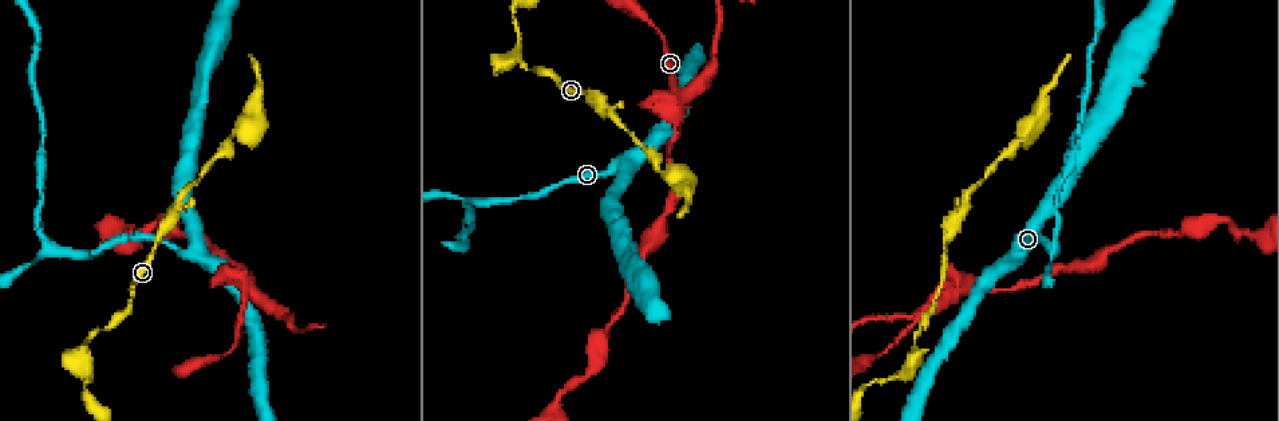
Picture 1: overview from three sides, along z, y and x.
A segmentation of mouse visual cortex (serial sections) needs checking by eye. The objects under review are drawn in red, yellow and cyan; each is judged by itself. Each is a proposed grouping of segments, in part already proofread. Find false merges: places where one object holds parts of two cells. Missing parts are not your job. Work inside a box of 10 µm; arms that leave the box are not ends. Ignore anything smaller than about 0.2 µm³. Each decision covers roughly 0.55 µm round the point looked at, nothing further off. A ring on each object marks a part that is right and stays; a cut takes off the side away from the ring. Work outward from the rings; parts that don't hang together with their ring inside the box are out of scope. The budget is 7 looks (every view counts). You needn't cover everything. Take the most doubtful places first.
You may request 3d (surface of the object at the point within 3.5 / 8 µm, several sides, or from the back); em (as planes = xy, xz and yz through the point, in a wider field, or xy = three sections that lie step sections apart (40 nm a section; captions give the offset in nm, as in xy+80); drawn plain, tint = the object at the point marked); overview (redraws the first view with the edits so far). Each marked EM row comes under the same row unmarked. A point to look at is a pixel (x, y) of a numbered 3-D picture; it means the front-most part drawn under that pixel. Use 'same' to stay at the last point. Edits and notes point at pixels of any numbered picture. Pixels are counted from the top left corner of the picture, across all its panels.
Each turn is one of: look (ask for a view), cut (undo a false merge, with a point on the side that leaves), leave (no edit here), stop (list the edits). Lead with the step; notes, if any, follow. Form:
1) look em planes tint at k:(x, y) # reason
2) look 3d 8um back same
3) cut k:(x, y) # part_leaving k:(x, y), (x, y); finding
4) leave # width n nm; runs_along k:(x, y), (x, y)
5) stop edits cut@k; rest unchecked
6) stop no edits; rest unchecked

look 3d 3.5um at 1:(1057, 250) # a fork

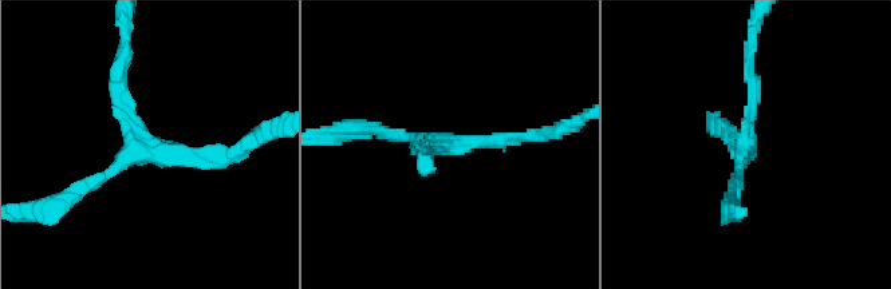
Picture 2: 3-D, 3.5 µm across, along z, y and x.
look em xy step 2 tint at 2:(449, 146) # arms 3; arm_widths 150, 150, 150 nm; shape alone is not enough

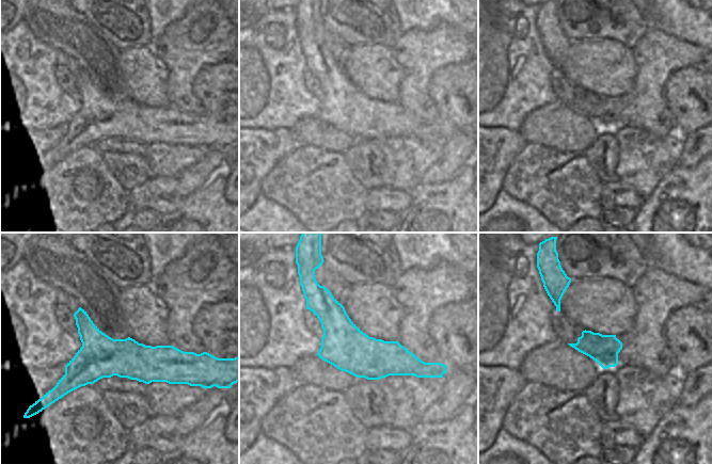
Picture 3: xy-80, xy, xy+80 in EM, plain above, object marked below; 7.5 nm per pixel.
leave # width 340 nm; runs_along 2:(235, 151), (153, 151), (119, 68); all the same cell

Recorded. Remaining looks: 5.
look 3d 3.5um back at 1:(672, 91) # abrupt turn

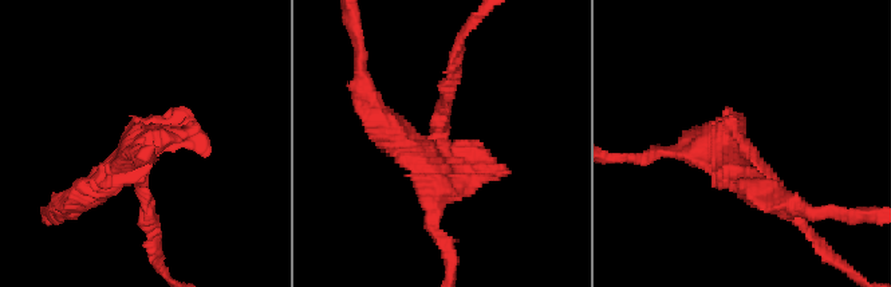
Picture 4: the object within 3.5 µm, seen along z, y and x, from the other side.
look em xy step 1 tint at 4:(441, 136) # shape alone is not enough

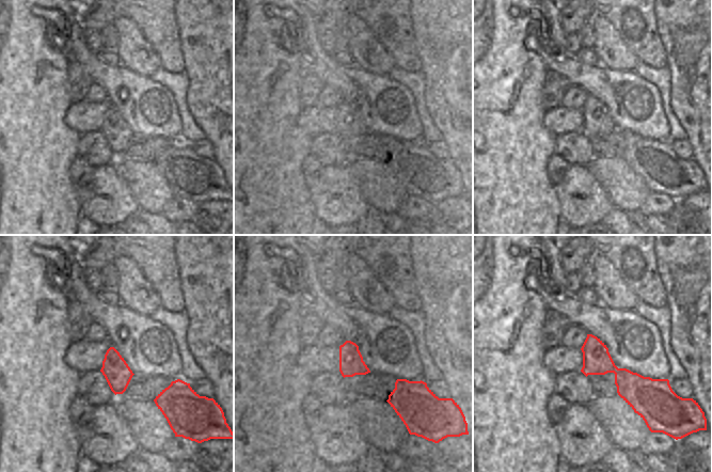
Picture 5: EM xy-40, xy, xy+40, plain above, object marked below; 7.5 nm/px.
look em planes tint same

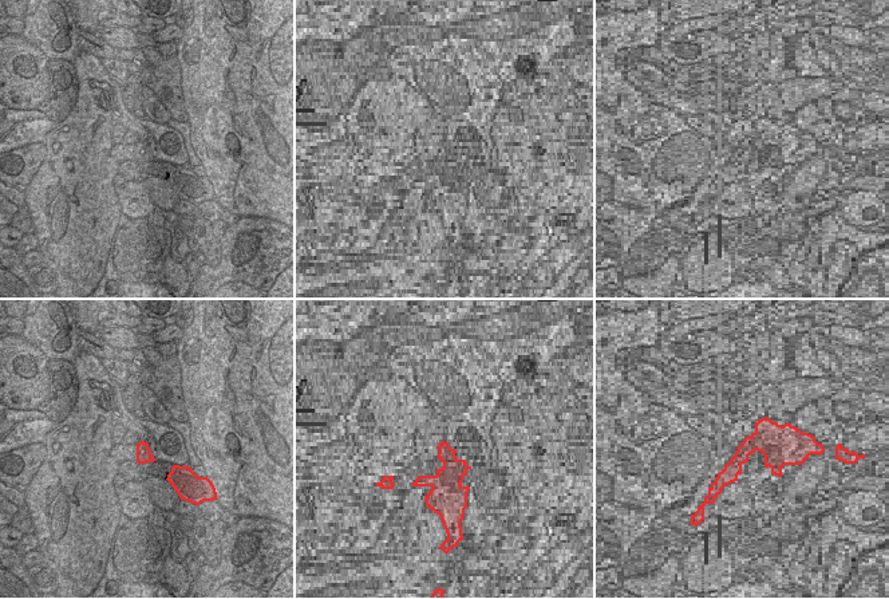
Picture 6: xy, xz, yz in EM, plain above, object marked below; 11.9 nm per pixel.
leave # continuous, no second cell

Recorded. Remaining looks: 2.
look 3d 3.5um at 1:(202, 255) # sharp bend

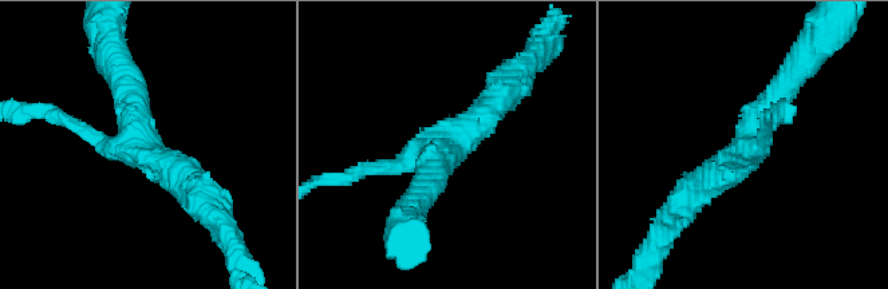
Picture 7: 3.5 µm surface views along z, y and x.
look em xy step 3 tint at 7:(446, 143) # arms 3; arm_widths 150, 350, 350 nm; shape alone is not enough

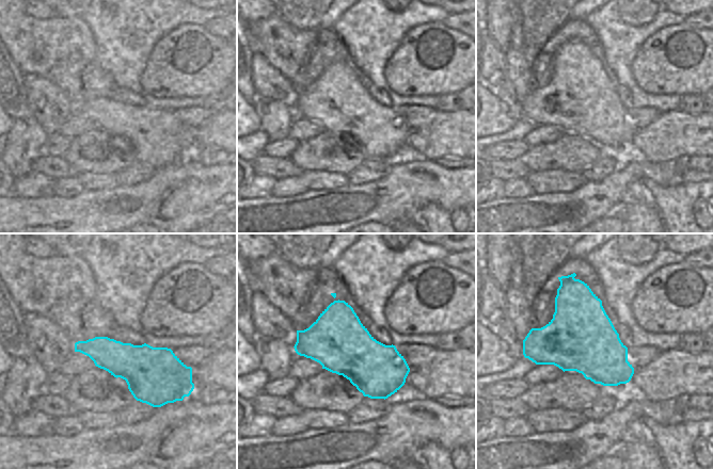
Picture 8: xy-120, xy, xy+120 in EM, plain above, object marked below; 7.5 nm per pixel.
leave # runs_along 7:(371, 170), (449, 146), (502, 91); one cell here

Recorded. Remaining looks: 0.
stop no edits; rest unchecked

